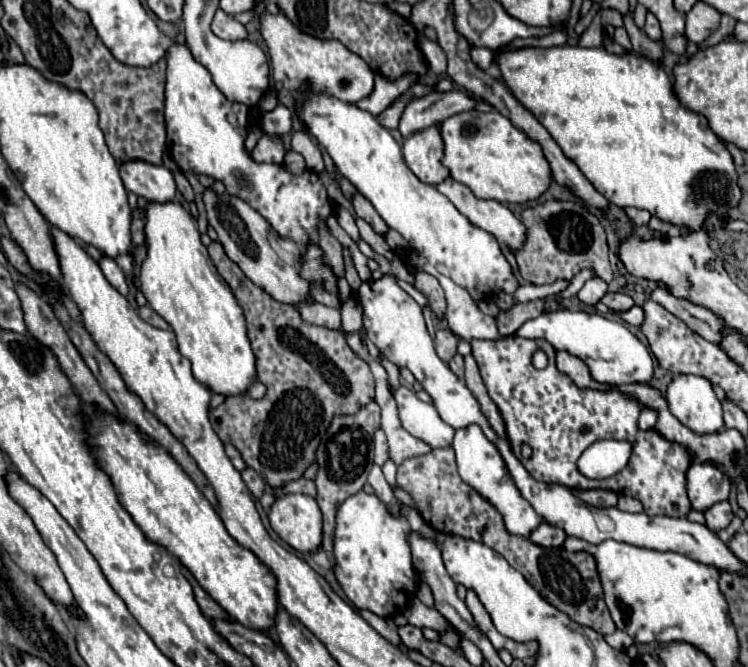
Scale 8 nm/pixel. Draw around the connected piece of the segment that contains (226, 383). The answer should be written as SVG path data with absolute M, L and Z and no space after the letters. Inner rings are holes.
M174 200L148 202L144 232L148 256L140 266L140 290L148 304L176 332L178 350L192 362L198 382L224 396L244 394L256 380L256 356L246 336L246 320L232 290L220 278L206 246L200 242L192 216Z

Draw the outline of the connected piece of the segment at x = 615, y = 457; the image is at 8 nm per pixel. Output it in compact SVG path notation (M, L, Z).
M600 440L584 450L578 458L578 470L592 480L602 480L618 474L630 458L632 446L628 442Z

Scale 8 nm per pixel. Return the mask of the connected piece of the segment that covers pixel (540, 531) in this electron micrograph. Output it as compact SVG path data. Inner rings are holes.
M542 522L542 524L532 532L530 540L532 540L534 544L538 544L538 546L558 548L558 546L562 546L562 542L566 540L566 534L564 534L564 530L554 528L554 526L550 526L550 524Z

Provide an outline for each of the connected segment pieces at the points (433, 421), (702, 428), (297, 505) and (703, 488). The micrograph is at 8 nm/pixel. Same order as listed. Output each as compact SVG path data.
M404 386L394 392L398 404L398 416L402 426L416 438L424 440L432 448L446 448L452 444L454 428L448 426L432 404L416 398L416 394Z
M678 374L674 376L674 380L668 384L668 392L666 392L666 402L670 406L670 412L690 430L694 430L696 434L712 434L724 428L724 420L722 420L722 404L714 394L712 382L708 378L702 376L694 376L694 374Z
M284 494L276 498L268 518L272 530L294 550L306 554L320 548L322 512L312 496Z
M698 462L688 468L686 490L692 508L706 512L706 506L728 500L732 482L726 478L726 474L722 474L722 466L714 466L714 462Z

